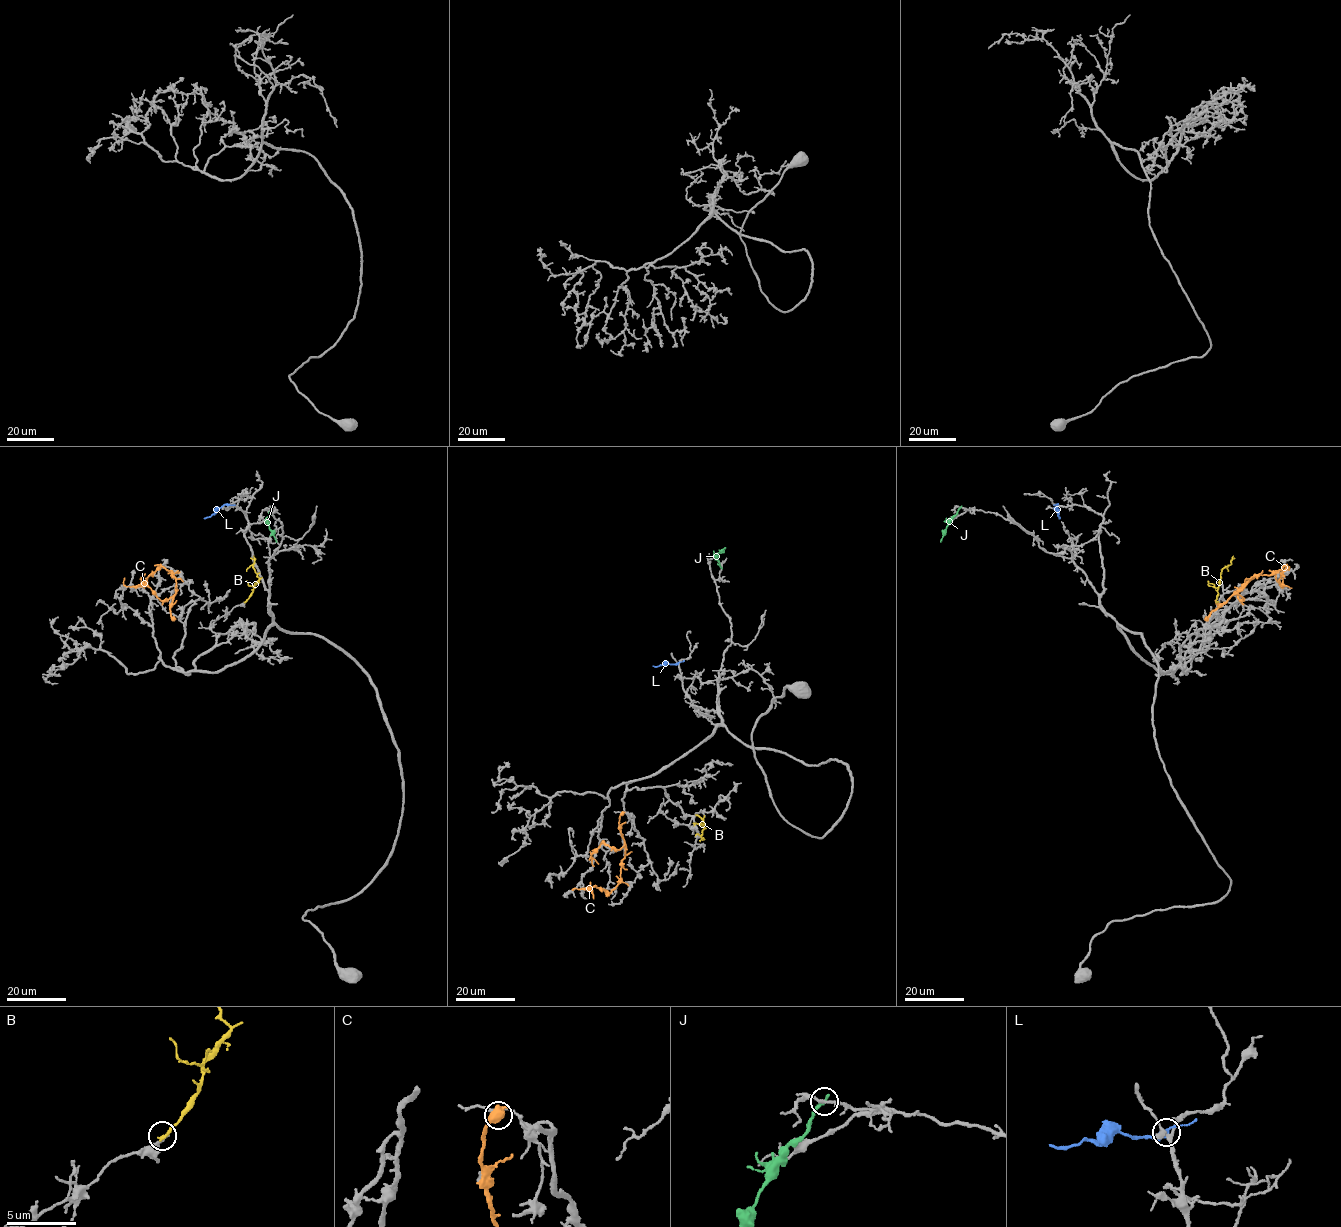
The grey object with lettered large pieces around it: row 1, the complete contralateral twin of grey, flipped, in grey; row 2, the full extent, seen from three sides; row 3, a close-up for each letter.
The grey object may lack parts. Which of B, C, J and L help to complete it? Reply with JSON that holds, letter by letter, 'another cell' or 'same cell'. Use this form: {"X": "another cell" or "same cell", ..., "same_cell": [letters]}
{"B": "another cell", "C": "another cell", "J": "another cell", "L": "another cell", "same_cell": []}

